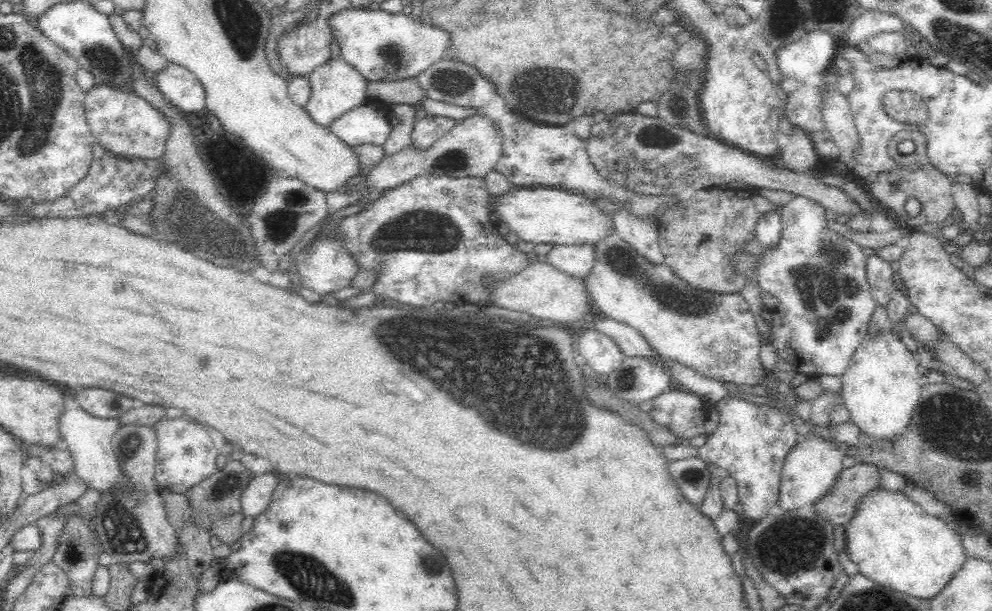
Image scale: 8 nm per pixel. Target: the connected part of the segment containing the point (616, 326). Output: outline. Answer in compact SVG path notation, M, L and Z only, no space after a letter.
M607 318L598 319L592 325L598 326L608 336L614 338L626 357L650 359L650 361L654 361L656 365L660 366L660 369L670 378L675 373L671 368L672 362L666 356L662 356L657 350L654 350L646 337L631 326L618 321L610 321Z

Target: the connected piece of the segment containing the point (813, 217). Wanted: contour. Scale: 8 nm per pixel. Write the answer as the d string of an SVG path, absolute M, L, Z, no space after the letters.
M802 196L786 204L784 210L779 212L782 232L778 248L766 249L755 270L765 308L772 313L773 344L779 356L793 364L798 373L810 377L844 374L852 352L870 327L868 322L876 304L868 279L868 257L864 254L864 246L854 238L834 230L826 218L827 209Z

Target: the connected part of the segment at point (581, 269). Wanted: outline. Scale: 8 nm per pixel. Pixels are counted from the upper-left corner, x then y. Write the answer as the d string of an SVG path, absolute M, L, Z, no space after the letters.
M554 245L546 256L556 268L584 278L594 272L597 263L597 252L590 245Z

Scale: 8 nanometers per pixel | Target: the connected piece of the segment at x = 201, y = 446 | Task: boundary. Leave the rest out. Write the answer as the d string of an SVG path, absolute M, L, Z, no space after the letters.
M164 416L153 427L158 435L153 480L160 489L186 494L192 485L204 480L218 468L215 460L219 440L203 424L194 424L187 419L168 419Z

